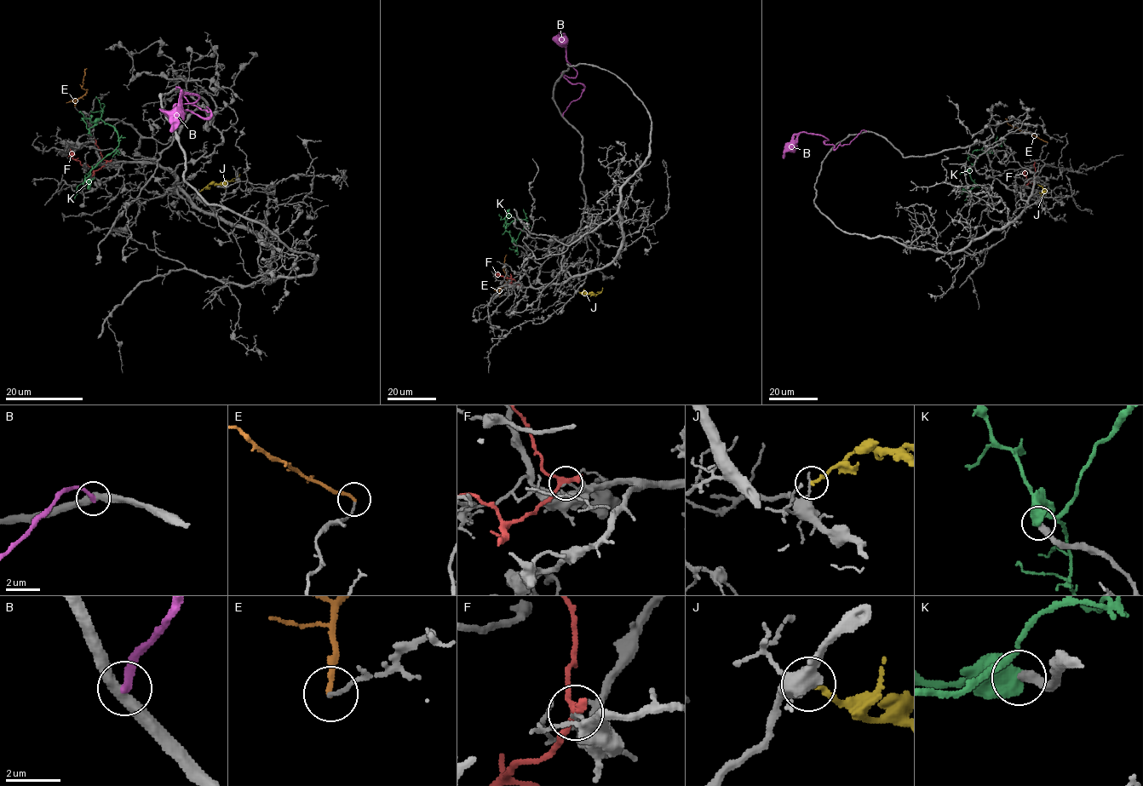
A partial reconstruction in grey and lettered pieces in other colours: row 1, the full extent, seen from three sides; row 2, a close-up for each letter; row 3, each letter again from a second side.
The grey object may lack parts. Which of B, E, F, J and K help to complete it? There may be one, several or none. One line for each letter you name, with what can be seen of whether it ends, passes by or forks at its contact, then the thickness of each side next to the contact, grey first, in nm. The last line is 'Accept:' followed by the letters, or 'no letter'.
K: it ends | 380/750 nm
Accept: K

